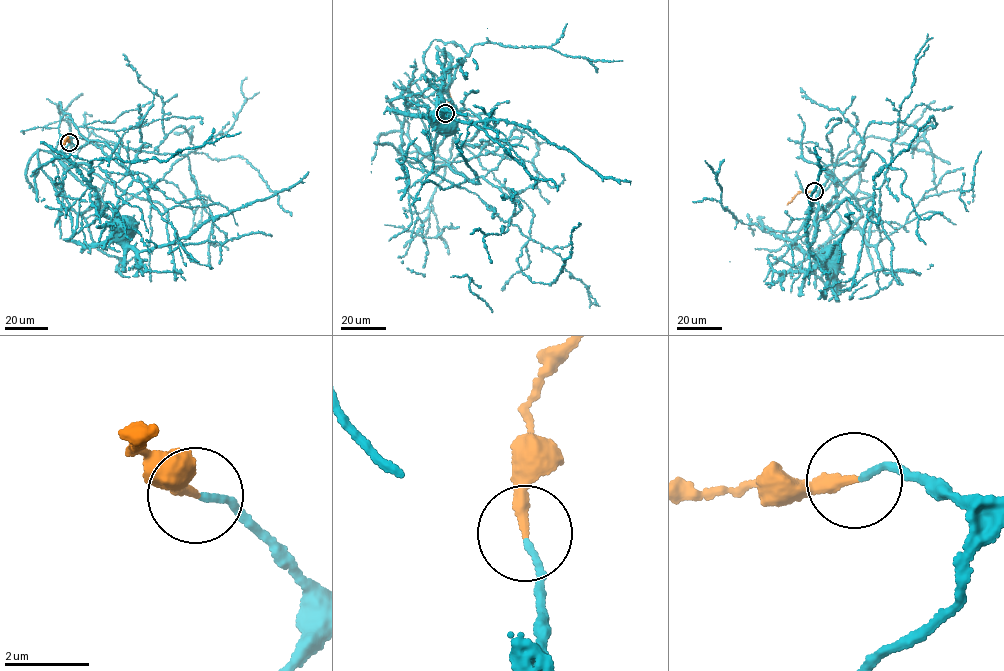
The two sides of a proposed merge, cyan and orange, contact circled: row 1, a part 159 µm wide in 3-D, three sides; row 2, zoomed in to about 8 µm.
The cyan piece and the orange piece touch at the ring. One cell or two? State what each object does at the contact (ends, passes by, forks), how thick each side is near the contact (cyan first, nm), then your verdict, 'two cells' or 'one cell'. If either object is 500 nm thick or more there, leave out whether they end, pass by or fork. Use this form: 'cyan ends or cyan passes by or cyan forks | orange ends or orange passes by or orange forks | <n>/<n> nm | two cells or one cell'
cyan ends | orange ends | 130/280 nm | one cell

